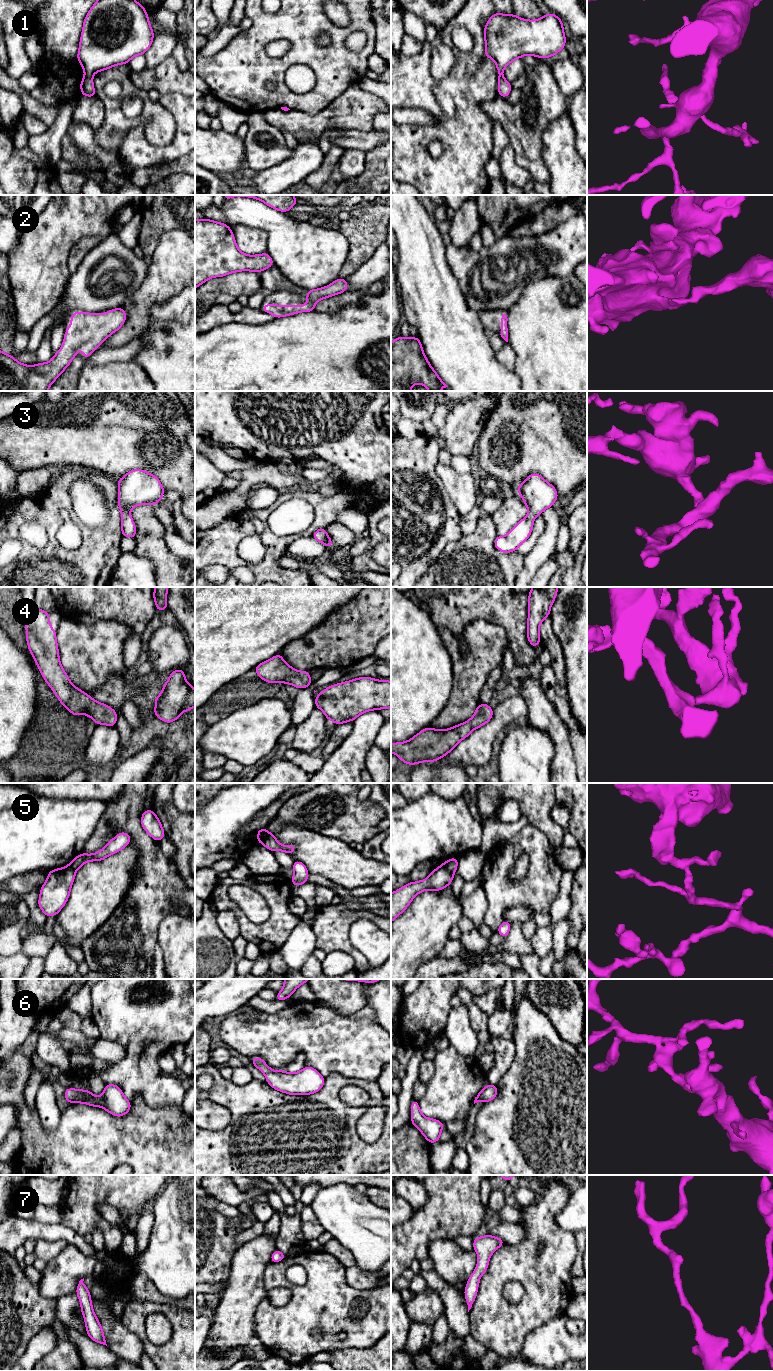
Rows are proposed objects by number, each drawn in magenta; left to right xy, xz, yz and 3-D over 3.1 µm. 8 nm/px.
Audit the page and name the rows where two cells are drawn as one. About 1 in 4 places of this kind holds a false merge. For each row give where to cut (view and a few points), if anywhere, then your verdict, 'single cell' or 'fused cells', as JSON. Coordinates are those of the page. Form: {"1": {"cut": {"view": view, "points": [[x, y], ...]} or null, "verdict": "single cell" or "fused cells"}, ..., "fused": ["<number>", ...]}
{"1": {"cut": null, "verdict": "single cell"}, "2": {"cut": null, "verdict": "single cell"}, "3": {"cut": null, "verdict": "single cell"}, "4": {"cut": null, "verdict": "single cell"}, "5": {"cut": {"view": "yz", "points": [[441, 865], [453, 874]]}, "verdict": "fused cells"}, "6": {"cut": null, "verdict": "single cell"}, "7": {"cut": null, "verdict": "single cell"}, "fused": ["5"]}

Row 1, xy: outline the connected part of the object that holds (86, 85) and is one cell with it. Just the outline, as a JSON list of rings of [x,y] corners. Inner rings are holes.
[[[97,0],[83,22],[78,62],[85,73],[80,82],[82,96],[96,97],[93,74],[120,64],[127,64],[137,55],[144,55],[154,38],[146,9],[136,0]]]

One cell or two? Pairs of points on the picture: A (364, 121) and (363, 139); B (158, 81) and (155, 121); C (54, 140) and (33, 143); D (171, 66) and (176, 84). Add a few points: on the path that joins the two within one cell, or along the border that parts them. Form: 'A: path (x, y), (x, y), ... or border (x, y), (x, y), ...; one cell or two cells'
A: border (374, 129), (369, 131), (356, 129), (342, 130); two cells
B: border (129, 76), (138, 87), (147, 91); two cells
C: path (49, 143), (38, 143); one cell
D: path (171, 70), (171, 78), (173, 80); one cell

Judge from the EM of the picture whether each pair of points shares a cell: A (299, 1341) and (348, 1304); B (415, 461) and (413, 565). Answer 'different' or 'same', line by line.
A: same
B: same

